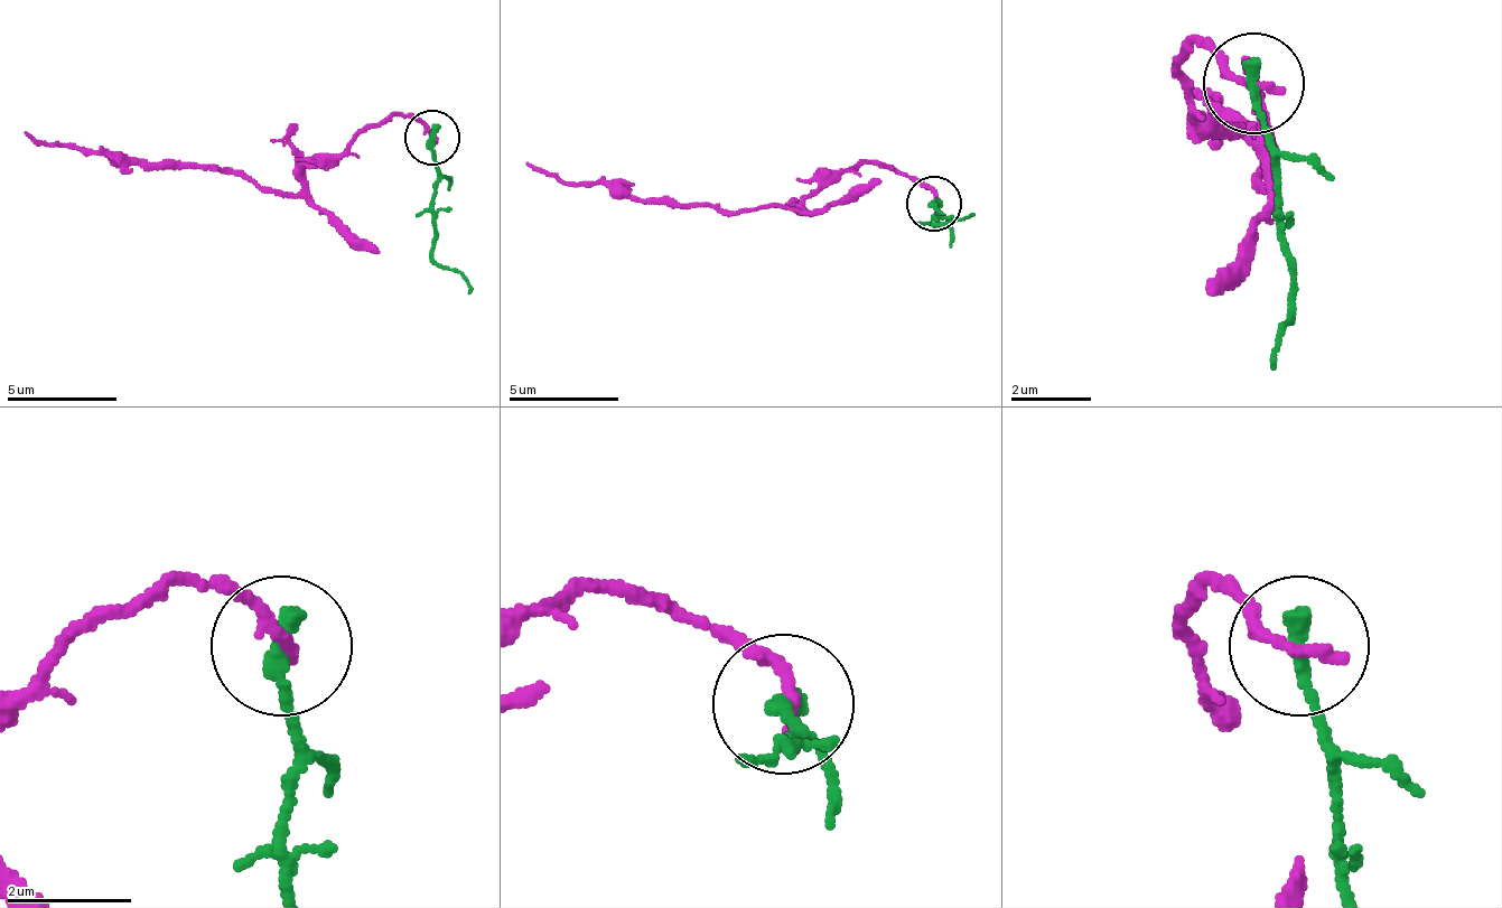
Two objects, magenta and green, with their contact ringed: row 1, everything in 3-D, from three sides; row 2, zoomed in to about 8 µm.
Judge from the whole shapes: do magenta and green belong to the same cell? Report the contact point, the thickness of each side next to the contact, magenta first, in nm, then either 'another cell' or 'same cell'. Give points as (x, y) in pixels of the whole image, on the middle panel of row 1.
place (934, 204); calibres 240 and 360 nm; another cell

